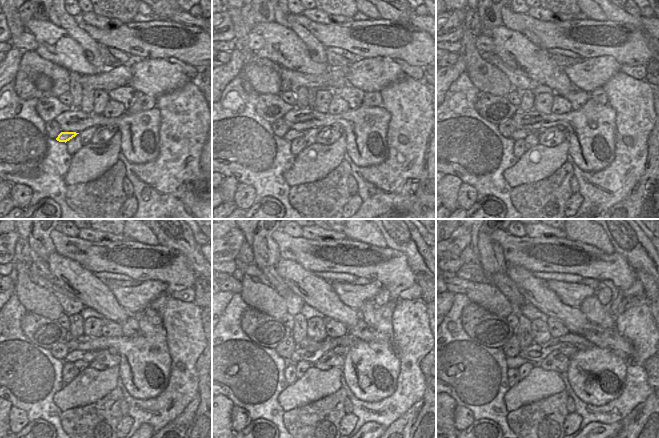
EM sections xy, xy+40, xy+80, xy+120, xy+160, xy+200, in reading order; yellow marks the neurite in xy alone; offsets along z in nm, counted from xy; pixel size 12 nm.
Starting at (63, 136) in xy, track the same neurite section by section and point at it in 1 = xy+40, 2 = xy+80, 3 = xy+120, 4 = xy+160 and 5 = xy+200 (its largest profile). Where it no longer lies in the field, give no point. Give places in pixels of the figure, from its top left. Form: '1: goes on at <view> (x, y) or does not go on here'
1: goes on at xy+40 (292, 134)
2: goes on at xy+80 (518, 134)
3: goes on at xy+120 (75, 355)
4: goes on at xy+160 (312, 355)
5: goes on at xy+200 (535, 353)

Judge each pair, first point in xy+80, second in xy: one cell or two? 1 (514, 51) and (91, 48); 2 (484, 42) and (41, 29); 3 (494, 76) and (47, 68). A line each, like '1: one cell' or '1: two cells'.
1: two cells
2: two cells
3: two cells

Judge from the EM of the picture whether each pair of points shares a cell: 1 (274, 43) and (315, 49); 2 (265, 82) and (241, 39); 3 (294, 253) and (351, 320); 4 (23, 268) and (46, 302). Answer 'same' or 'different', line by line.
1: different
2: same
3: different
4: same

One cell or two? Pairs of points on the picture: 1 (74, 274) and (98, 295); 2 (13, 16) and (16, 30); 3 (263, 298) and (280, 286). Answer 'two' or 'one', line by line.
1: one
2: one
3: two

